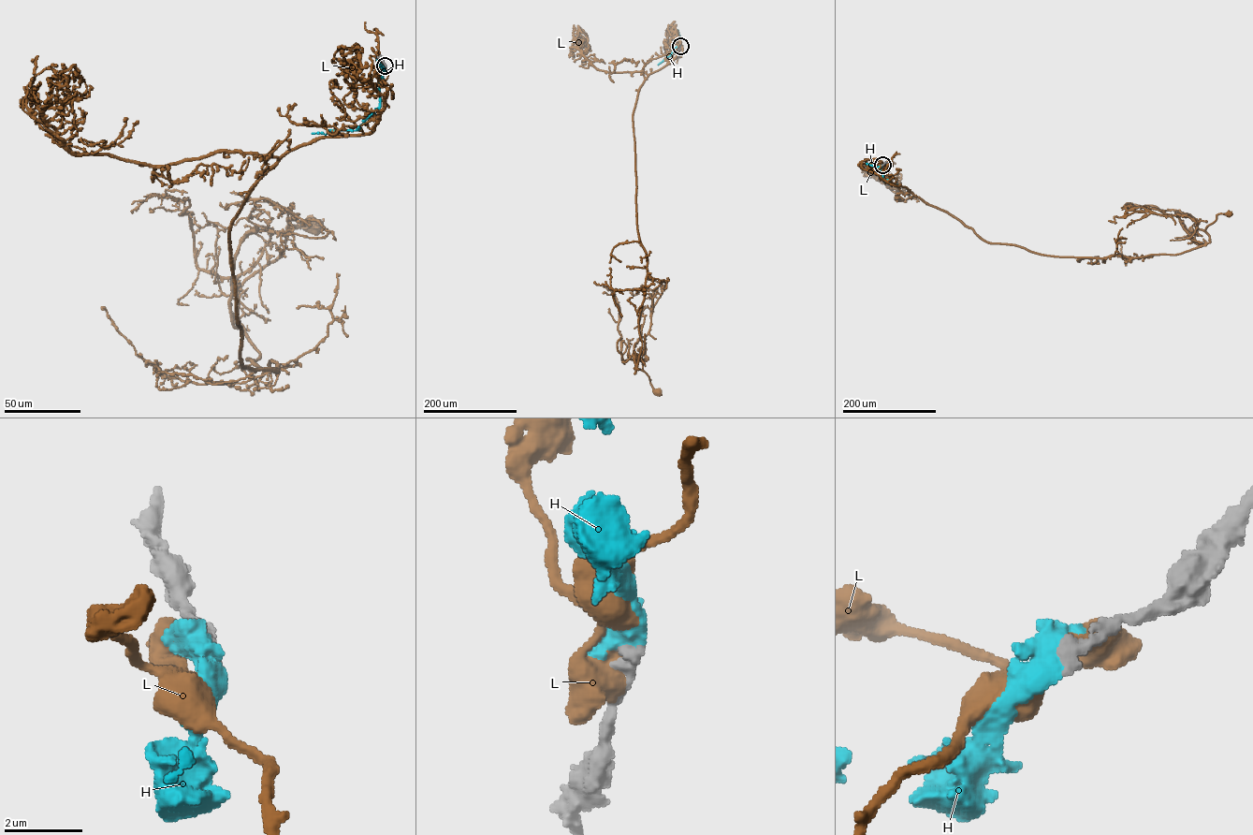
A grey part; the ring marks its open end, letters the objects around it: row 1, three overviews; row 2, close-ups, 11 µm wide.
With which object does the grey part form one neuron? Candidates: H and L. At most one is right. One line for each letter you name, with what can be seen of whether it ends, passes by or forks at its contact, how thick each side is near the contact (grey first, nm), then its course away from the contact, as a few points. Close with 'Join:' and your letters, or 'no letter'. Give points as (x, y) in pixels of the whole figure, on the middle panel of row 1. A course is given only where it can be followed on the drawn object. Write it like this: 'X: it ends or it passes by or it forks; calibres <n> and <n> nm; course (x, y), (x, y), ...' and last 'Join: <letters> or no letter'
H: it ends; calibres 480 and 850 nm; course (680, 46), (679, 42), (670, 55), (658, 65)
Join: H

